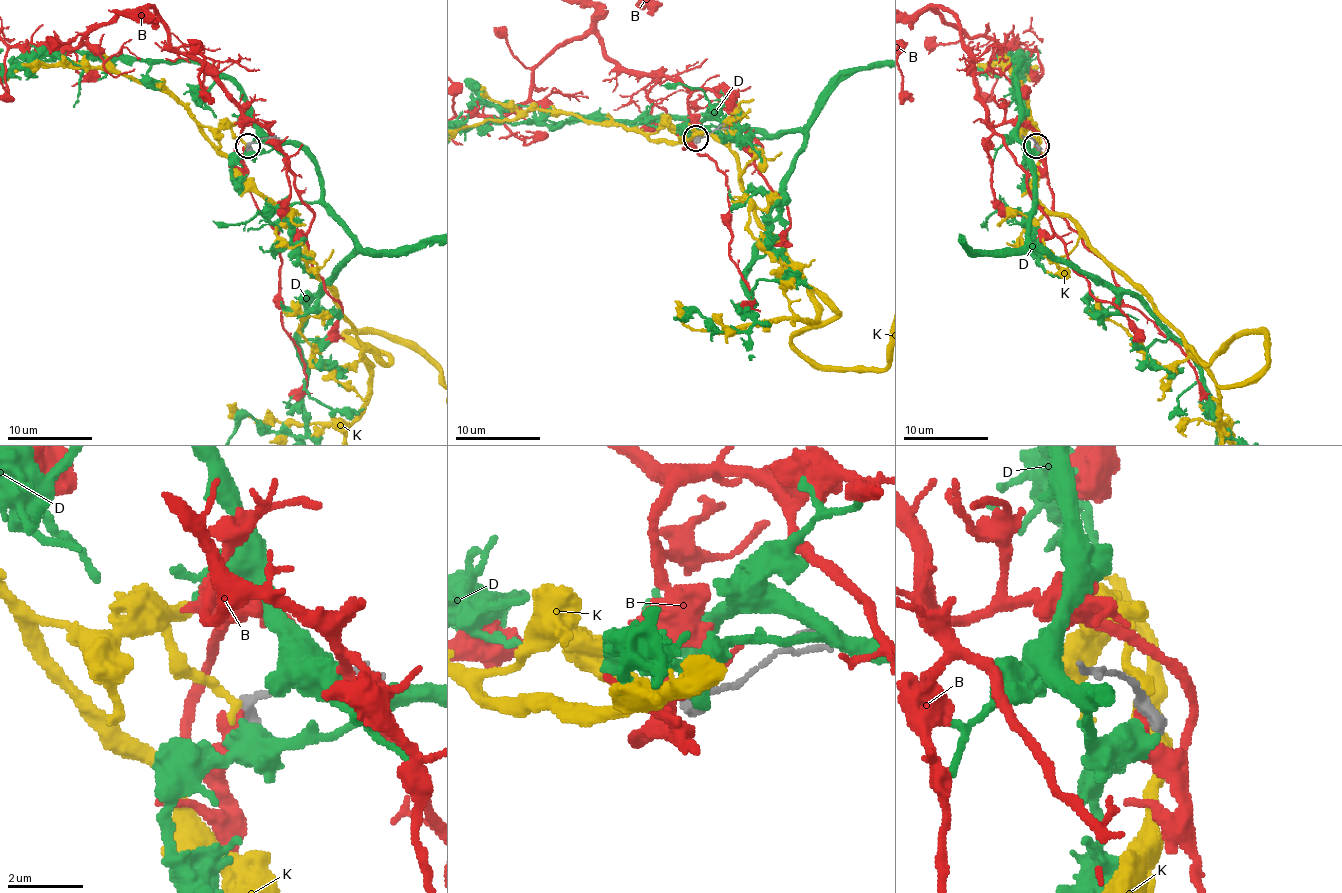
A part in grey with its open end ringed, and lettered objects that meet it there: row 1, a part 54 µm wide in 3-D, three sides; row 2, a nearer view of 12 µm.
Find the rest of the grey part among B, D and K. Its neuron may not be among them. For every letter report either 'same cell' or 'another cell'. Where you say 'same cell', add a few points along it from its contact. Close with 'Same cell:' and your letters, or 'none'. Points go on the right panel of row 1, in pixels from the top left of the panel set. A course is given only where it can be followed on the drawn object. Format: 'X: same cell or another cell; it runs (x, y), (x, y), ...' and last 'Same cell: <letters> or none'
B: same cell
D: another cell
K: another cell
Same cell: B

